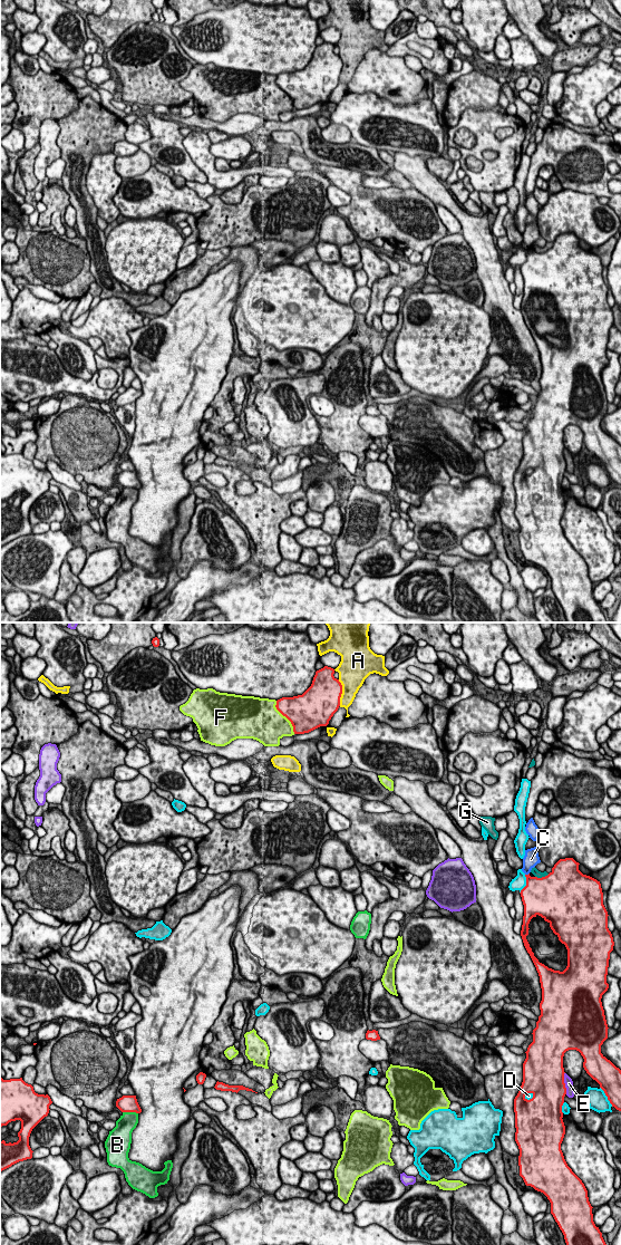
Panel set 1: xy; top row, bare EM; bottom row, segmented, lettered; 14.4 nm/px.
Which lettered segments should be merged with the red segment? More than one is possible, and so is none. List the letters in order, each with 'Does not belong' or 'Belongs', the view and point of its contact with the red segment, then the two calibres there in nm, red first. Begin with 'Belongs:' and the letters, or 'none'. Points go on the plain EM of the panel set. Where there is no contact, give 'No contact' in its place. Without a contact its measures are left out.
Belongs: none
A: Does not belong. Touches red at xy (341, 68). Thickness 460 nm (red) against 320 nm
B: Does not belong. Touches red at xy (131, 486). Thickness 260 nm (red) against 280 nm
C: Does not belong. Touches red at xy (526, 250). Thickness 320 nm (red) against 220 nm
D: Does not belong. Touches red at xy (607, 471). Thickness 320 nm (red) against 280 nm
E: Does not belong. Touches red at xy (564, 459). Thickness 480 nm (red) against 130 nm
F: Does not belong. Touches red at xy (285, 92). Thickness 460 nm (red) against 460 nm
G: Does not belong. Touches red at xy (542, 252). Thickness 500 nm (red) against 100 nm

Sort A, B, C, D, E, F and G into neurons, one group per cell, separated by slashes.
A / B / C / D / E / F / G

